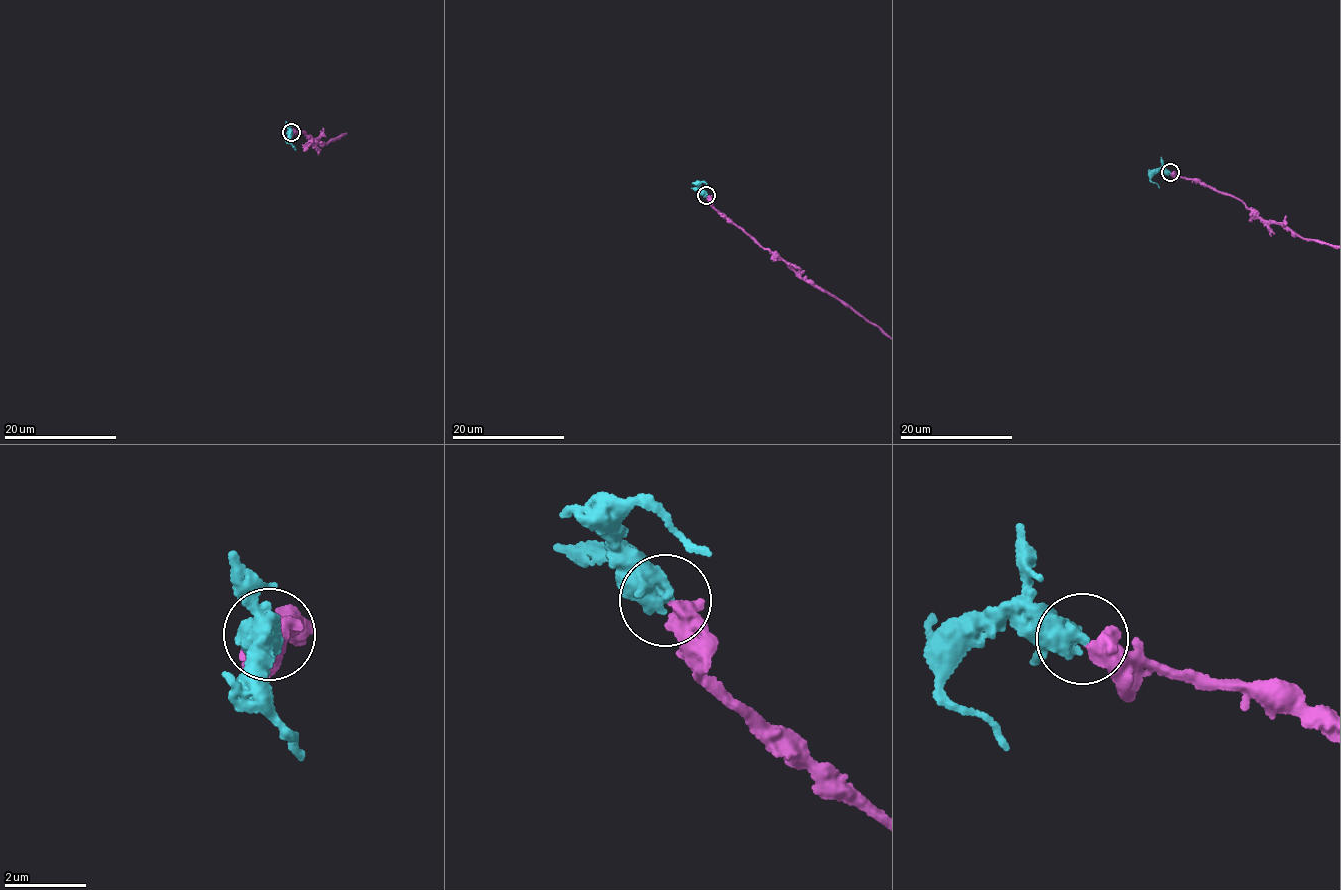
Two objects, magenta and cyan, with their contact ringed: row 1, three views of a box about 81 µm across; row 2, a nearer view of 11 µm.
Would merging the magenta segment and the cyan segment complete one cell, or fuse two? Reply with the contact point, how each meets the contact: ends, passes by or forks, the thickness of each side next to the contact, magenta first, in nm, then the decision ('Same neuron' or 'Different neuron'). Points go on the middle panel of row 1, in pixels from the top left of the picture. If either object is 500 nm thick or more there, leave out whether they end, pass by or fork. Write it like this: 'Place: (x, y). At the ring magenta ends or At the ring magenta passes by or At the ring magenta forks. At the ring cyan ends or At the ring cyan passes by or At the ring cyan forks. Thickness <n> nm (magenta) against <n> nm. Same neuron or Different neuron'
Place: (706, 195). Thickness 440 nm (magenta) against 550 nm. Same neuron

